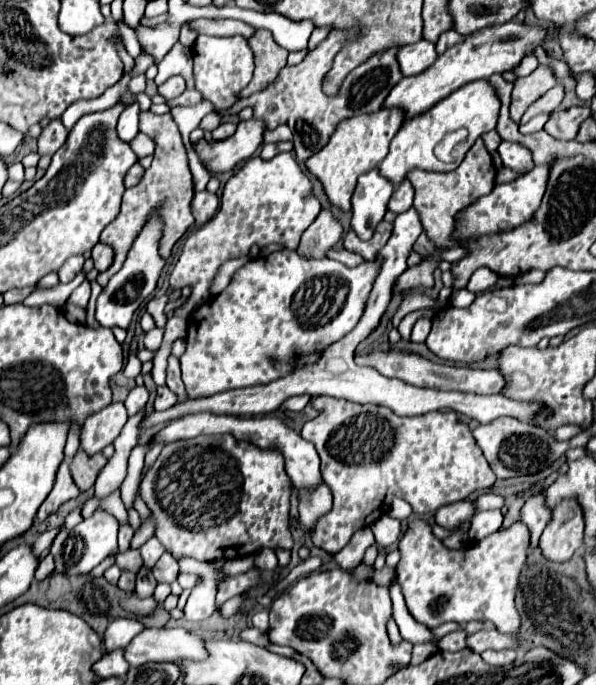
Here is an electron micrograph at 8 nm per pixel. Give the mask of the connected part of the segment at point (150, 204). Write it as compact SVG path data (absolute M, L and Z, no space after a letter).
M140 112L139 129L143 134L147 134L149 138L155 140L157 150L153 156L153 164L151 168L145 172L143 180L129 188L123 194L123 202L121 202L121 214L105 226L103 234L101 234L101 242L109 244L115 250L115 260L111 264L109 270L101 272L97 276L97 282L101 286L107 286L109 278L113 274L117 274L127 258L127 252L135 240L135 236L141 232L141 228L147 224L147 220L151 218L151 214L159 214L163 218L163 234L161 234L161 242L159 242L159 254L163 260L169 258L173 244L185 234L185 230L193 224L193 214L191 214L191 200L193 200L193 182L191 182L191 170L187 164L187 156L185 156L185 148L183 148L183 140L181 134L177 130L177 124L173 120L171 114L163 114L158 116L153 112Z

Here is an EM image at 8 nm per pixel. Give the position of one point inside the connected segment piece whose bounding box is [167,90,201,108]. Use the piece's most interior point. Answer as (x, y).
(188, 97)

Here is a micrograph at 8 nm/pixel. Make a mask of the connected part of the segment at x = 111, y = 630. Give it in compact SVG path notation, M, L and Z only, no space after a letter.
M137 618L113 620L107 626L103 636L103 652L111 652L127 646L127 642L131 642L131 638L135 638L135 634L139 634L141 630L143 630L143 624Z

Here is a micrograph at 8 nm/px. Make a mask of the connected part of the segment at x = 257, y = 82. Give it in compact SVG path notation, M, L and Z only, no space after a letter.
M257 30L255 38L249 40L249 46L255 56L255 70L253 70L253 80L247 84L245 90L239 92L241 98L247 98L263 90L273 78L277 78L279 70L287 64L287 50L271 42L269 32L265 30Z

